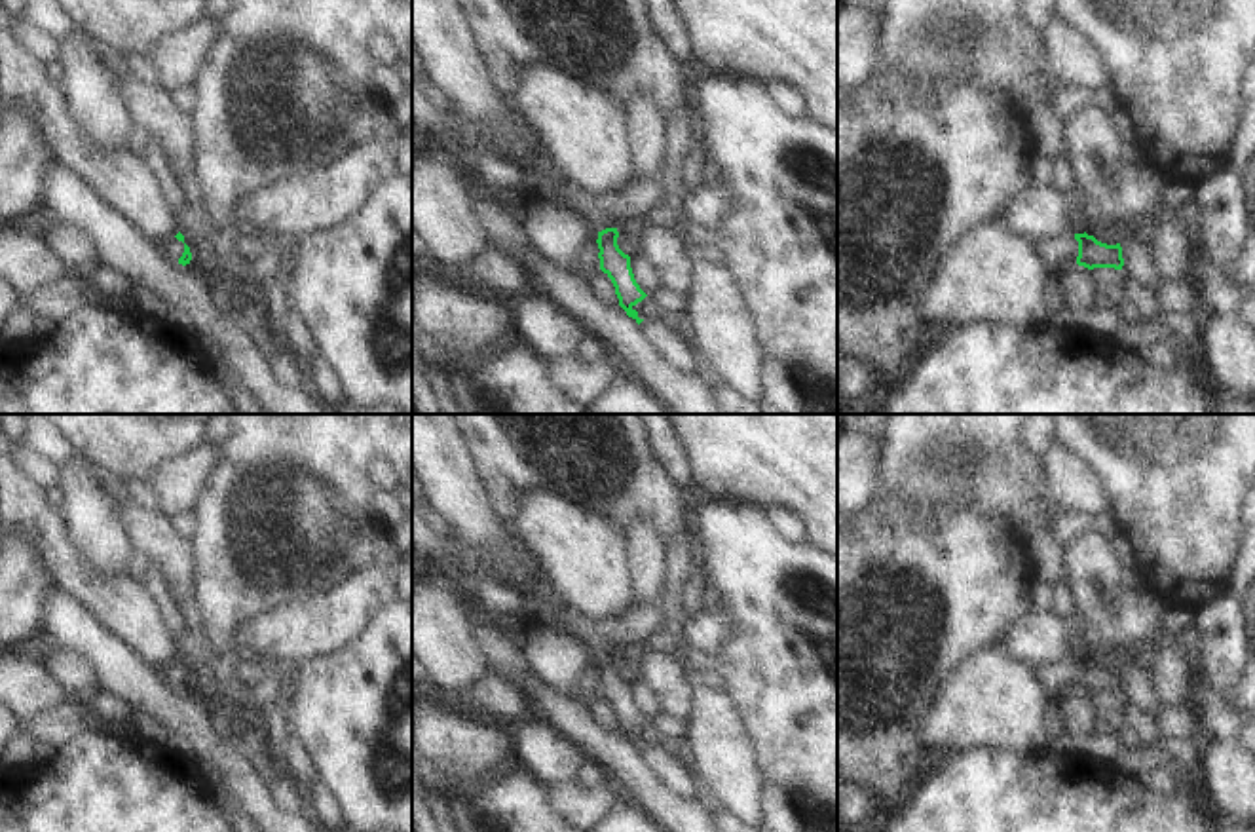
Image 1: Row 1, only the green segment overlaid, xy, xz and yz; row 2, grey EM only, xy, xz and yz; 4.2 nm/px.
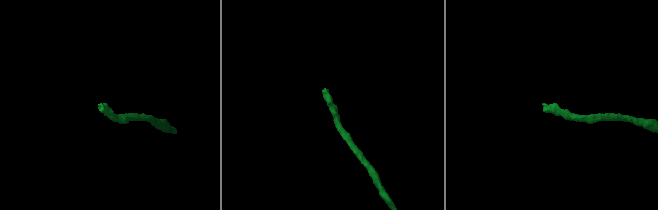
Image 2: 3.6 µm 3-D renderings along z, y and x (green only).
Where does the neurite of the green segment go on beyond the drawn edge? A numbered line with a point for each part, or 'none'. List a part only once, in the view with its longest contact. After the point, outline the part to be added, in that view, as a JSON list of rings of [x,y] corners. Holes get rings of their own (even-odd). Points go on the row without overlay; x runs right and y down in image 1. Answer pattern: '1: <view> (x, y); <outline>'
1: xy (171, 673); [[[167,661],[163,665],[158,667],[161,678],[173,686],[175,690],[178,690],[178,684],[182,682],[184,678],[184,672],[188,671],[190,672],[192,665],[190,663],[184,663],[182,667],[178,667],[175,661]]]

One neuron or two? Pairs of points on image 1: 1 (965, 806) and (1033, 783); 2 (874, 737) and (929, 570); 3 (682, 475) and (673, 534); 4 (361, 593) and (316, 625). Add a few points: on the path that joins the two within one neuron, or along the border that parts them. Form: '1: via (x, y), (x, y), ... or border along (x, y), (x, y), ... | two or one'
1: via (982, 806), (1011, 806), (1016, 800) | one
2: via (864, 696), (874, 648), (899, 612) | one
3: border along (652, 453), (663, 470), (688, 491) | two
4: via (350, 605), (327, 622) | one

